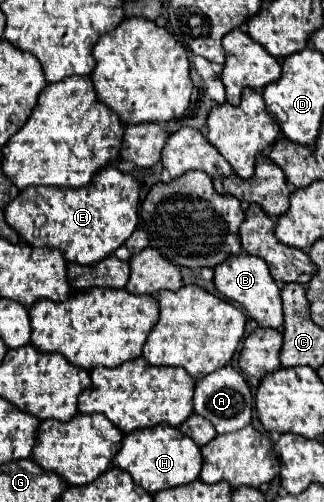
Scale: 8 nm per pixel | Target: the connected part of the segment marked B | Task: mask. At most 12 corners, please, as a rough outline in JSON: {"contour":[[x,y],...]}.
{"contour":[[263,258],[215,266],[215,288],[259,326],[281,328],[279,286]]}

